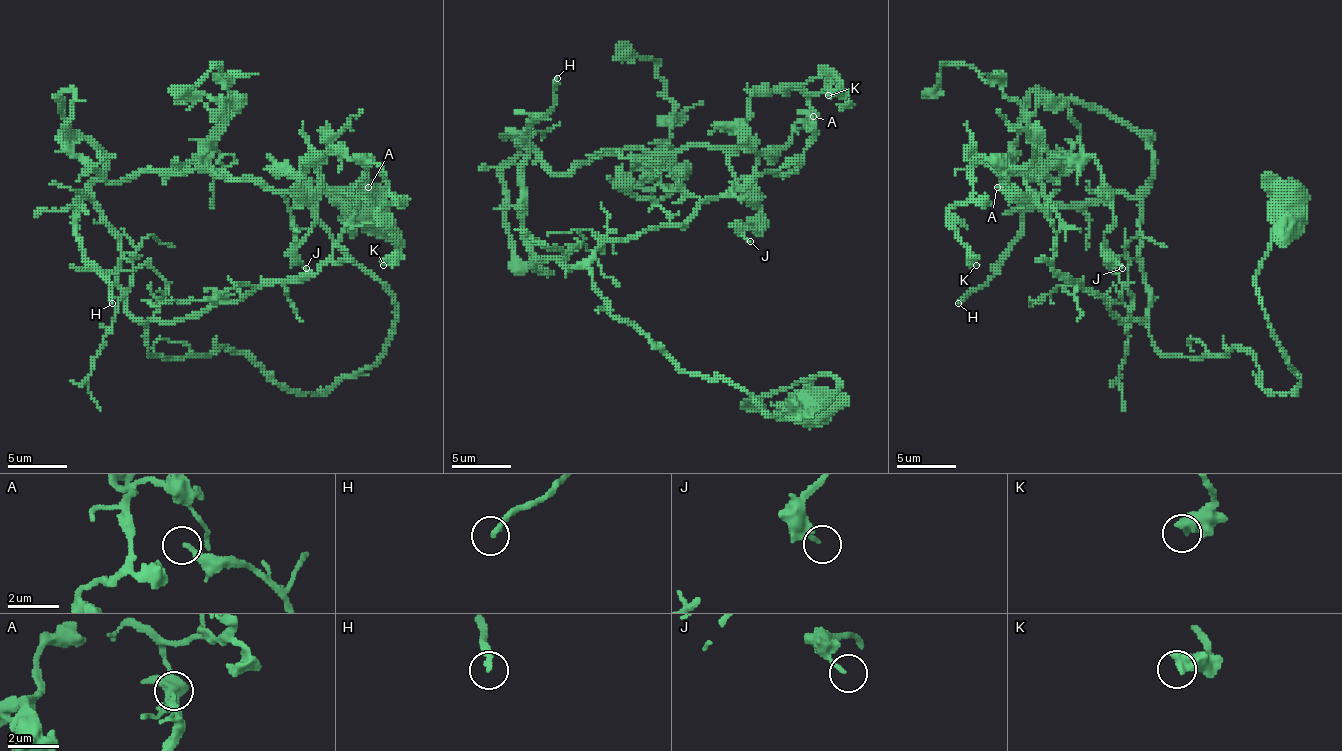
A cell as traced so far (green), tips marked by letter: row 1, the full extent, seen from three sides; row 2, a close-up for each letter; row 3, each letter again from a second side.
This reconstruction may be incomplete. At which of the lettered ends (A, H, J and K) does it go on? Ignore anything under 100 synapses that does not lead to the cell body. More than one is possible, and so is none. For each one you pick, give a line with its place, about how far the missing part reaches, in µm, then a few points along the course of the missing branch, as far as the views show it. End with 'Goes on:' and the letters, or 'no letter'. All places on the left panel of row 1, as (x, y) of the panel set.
Goes on: no letter

